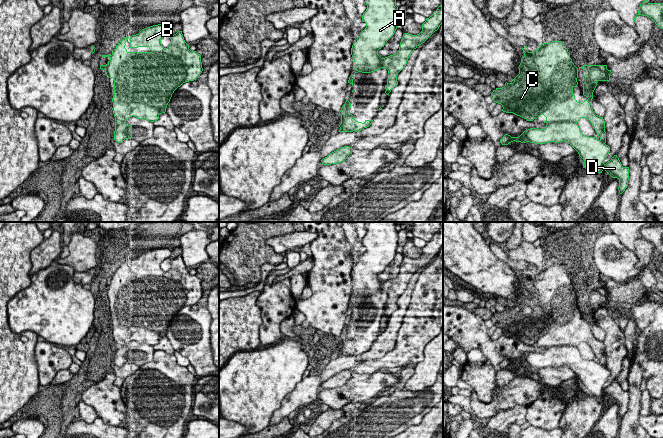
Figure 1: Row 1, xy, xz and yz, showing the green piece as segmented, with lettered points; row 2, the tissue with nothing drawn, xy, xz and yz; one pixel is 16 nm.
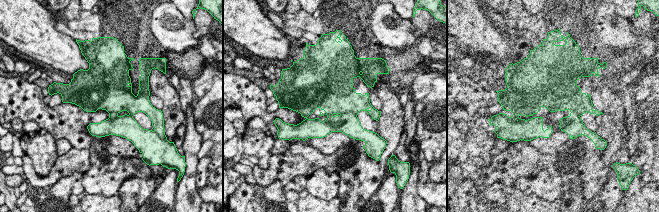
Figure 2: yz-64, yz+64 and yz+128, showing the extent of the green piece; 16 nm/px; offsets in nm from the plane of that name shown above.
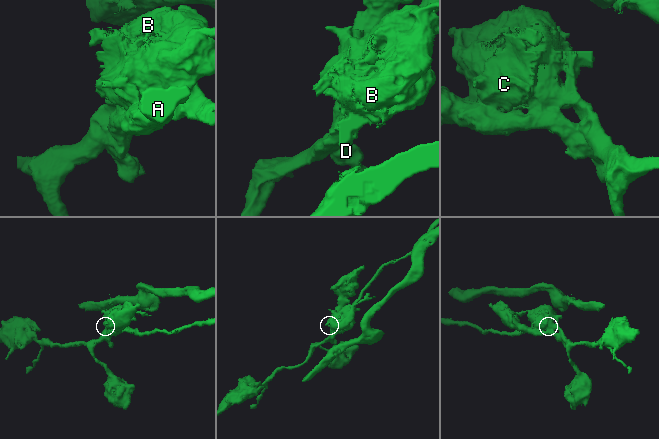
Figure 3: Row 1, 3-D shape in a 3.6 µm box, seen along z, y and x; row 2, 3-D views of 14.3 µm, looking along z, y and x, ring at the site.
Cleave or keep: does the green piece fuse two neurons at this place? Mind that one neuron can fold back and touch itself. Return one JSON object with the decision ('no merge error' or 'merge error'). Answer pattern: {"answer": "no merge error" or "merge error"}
{"answer": "merge error"}

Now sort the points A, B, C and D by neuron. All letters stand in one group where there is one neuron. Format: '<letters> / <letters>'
A D / B C

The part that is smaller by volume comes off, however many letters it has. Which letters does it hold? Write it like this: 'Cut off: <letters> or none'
Cut off: A, D

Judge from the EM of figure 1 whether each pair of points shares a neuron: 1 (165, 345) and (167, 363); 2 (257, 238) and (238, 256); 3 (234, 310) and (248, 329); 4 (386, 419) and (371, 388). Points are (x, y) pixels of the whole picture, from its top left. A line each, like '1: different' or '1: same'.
1: different
2: same
3: same
4: different

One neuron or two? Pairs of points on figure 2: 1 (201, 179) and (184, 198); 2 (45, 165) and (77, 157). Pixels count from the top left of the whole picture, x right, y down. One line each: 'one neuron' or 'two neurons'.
1: two neurons
2: two neurons

